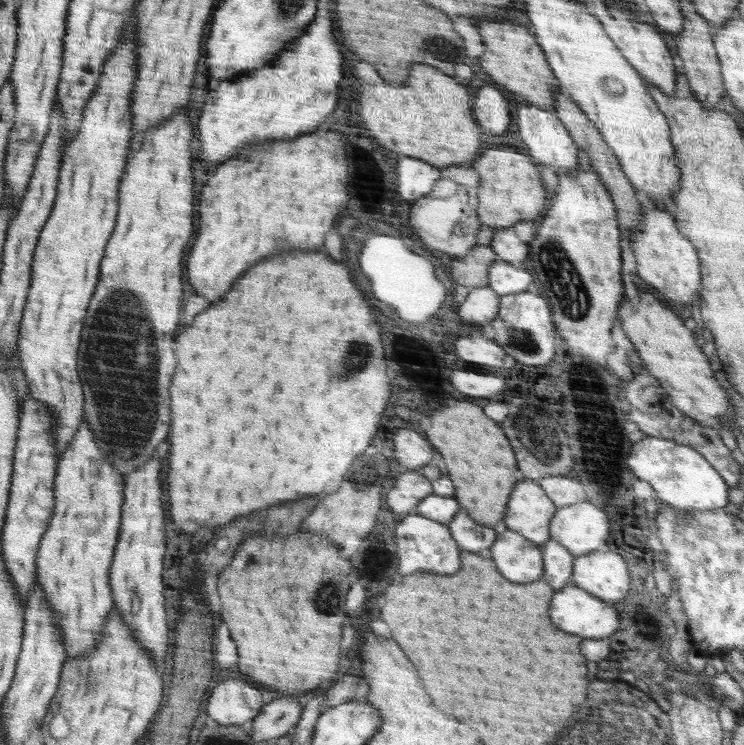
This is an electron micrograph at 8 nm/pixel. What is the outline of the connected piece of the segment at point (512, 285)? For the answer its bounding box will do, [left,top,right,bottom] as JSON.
[489,262,532,296]

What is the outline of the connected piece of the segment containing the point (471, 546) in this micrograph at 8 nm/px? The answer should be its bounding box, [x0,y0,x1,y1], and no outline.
[451,510,497,552]

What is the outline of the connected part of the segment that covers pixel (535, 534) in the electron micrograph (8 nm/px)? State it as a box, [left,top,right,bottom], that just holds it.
[503,478,556,545]

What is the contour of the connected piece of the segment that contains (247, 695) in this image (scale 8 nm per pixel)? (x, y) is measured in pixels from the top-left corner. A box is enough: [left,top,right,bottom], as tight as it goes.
[207,677,265,726]

